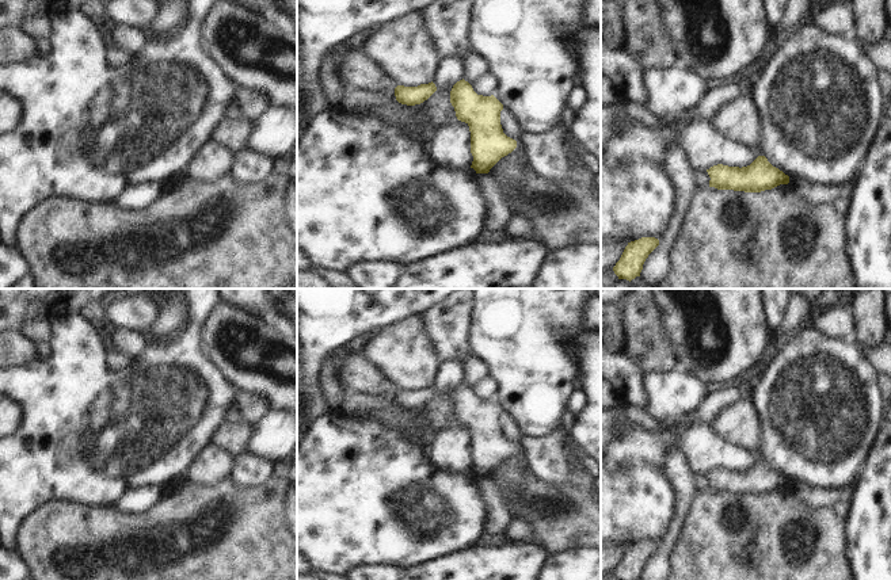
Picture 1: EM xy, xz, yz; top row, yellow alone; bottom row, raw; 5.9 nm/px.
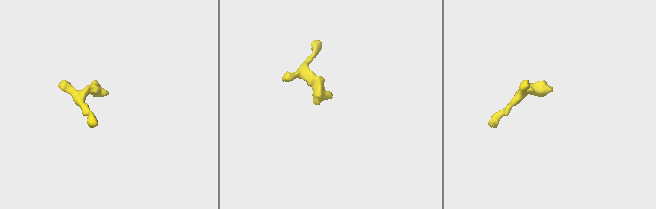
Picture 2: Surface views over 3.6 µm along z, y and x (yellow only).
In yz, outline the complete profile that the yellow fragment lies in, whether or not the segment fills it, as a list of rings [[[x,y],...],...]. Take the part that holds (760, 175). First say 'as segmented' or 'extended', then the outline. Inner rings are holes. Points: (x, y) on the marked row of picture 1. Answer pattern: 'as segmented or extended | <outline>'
as segmented | [[[758,156],[747,167],[717,164],[707,169],[709,187],[745,192],[761,192],[780,184],[788,184],[789,176],[773,167],[765,156]]]

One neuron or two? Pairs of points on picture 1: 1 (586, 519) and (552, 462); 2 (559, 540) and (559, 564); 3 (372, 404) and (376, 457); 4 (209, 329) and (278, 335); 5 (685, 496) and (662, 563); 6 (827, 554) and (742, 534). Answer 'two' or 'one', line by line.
1: two
2: two
3: two
4: one
5: one
6: one

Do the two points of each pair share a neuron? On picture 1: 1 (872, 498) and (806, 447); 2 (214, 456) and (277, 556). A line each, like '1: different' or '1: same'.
1: different
2: different

